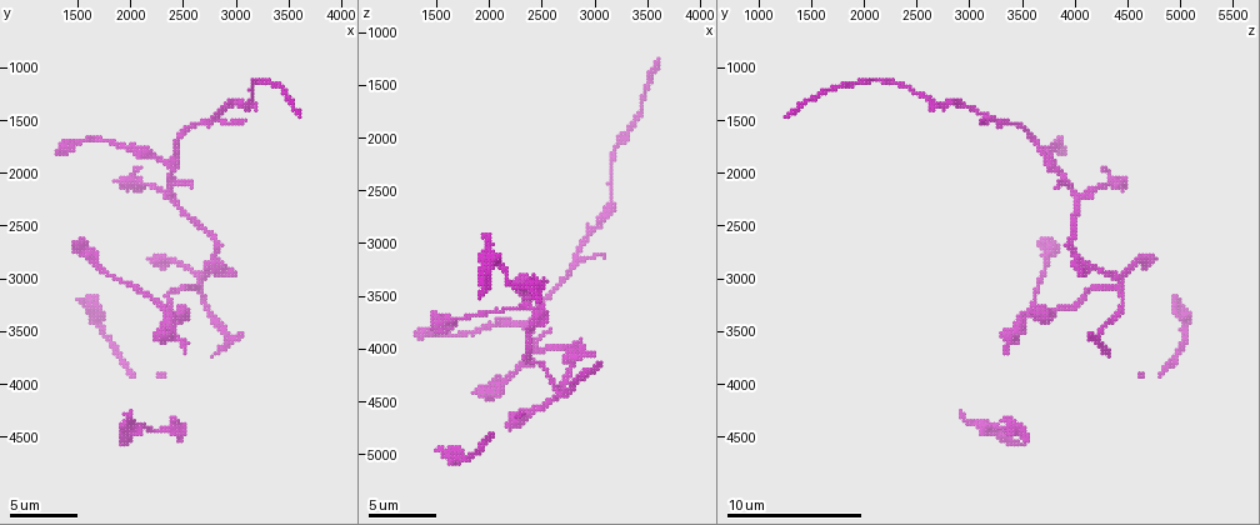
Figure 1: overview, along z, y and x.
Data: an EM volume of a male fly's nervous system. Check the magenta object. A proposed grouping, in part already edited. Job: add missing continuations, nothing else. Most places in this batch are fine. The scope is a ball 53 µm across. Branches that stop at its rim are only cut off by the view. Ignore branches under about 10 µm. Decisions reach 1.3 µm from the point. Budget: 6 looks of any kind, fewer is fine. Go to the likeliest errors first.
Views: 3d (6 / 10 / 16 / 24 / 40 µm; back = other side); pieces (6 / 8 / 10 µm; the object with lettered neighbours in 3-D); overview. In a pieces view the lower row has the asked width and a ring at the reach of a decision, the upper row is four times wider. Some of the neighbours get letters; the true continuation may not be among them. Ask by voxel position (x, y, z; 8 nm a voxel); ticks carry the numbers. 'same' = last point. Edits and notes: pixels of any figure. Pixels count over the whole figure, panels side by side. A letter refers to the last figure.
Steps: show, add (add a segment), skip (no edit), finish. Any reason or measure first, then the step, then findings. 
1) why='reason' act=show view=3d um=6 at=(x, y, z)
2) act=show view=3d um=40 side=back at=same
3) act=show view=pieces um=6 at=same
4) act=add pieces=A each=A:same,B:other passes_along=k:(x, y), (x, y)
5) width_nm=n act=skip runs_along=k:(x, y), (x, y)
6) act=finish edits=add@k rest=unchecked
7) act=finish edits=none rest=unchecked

why='an open end' act=show view=3d um=10 at=(1860, 2080, 4440)

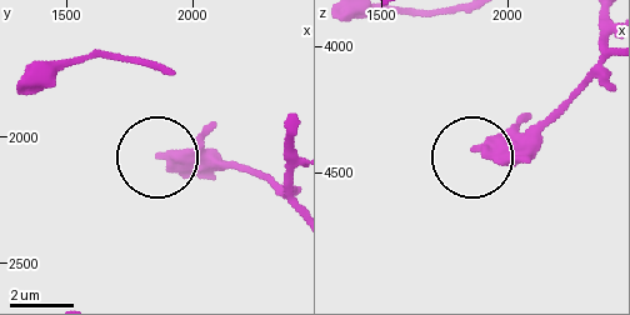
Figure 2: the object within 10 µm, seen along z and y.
why='what lies round it' act=show view=pieces um=10 at=(1880, 2080, 4410)

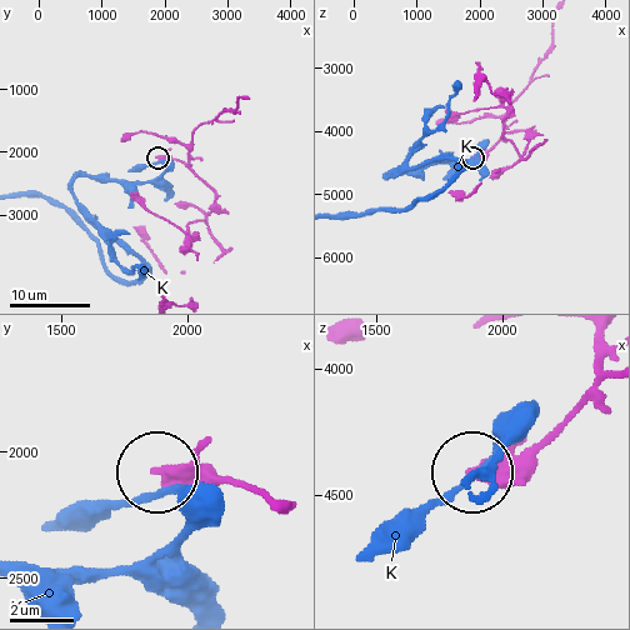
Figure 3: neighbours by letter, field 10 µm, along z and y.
act=skip each=K:other found='none of them fits'

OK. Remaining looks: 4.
why='free end' act=show view=3d um=10 at=(1960, 4260, 2920)

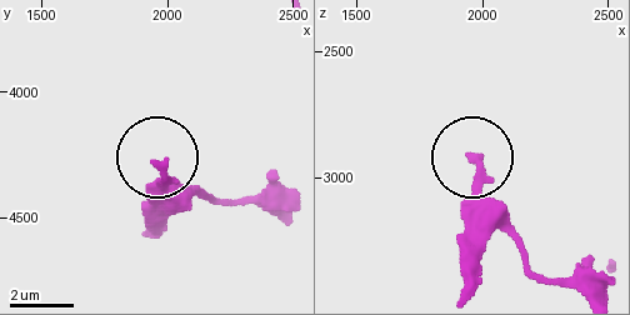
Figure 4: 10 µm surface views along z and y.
act=show view=pieces um=10 at=(1970, 4280, 2910)

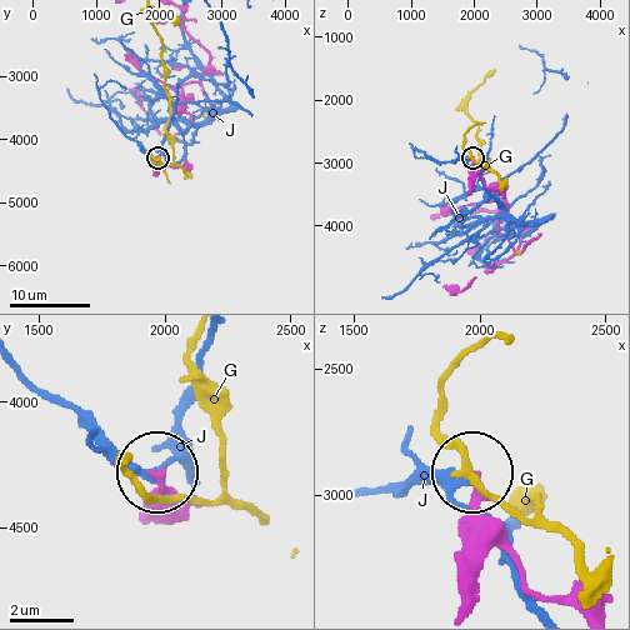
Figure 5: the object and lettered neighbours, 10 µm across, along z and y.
act=skip each=G:other,J:other found='no lettered segment goes on from it'

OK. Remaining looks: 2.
why='branch stops here' act=show view=3d um=10 at=(1340, 1800, 3840)

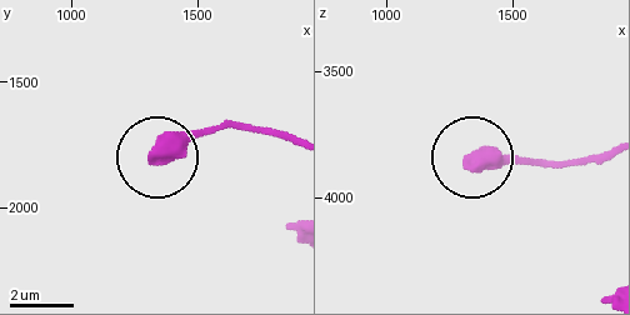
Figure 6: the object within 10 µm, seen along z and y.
act=show view=pieces um=8 at=(1330, 1810, 3860)

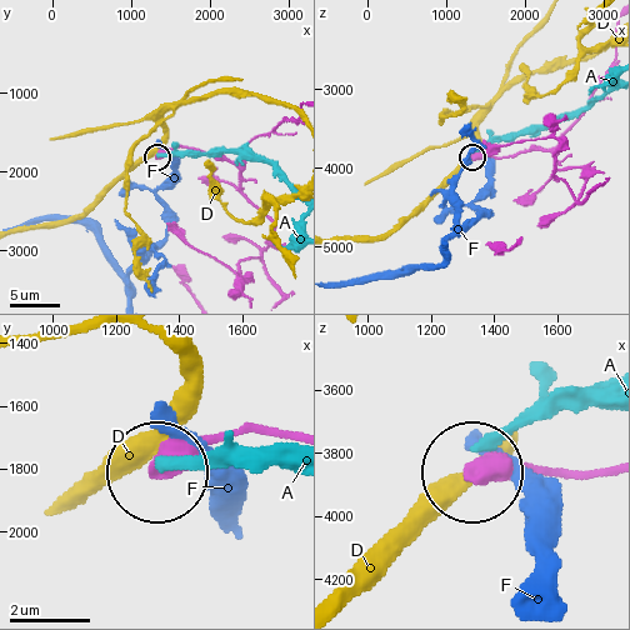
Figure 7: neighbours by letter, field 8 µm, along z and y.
act=skip each=A:other,D:other,F:other runs_along=7:(604, 476), (476, 476) found='no lettered segment goes on from it'

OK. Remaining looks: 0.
act=finish edits=none rest=unchecked

